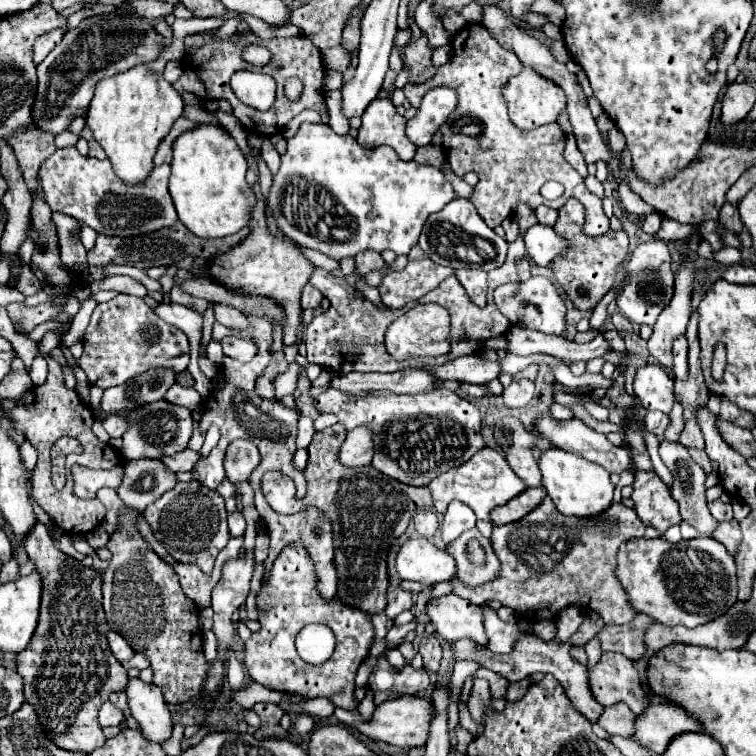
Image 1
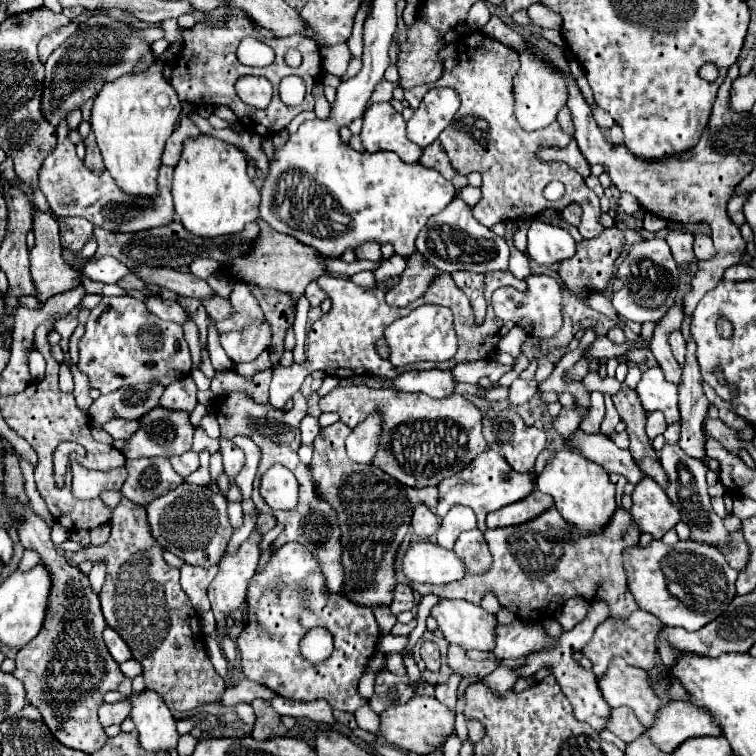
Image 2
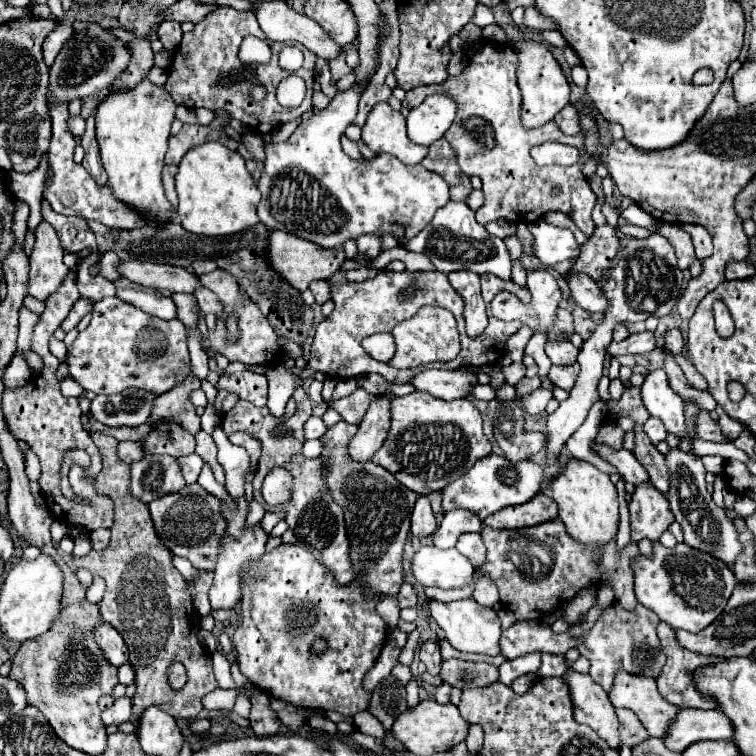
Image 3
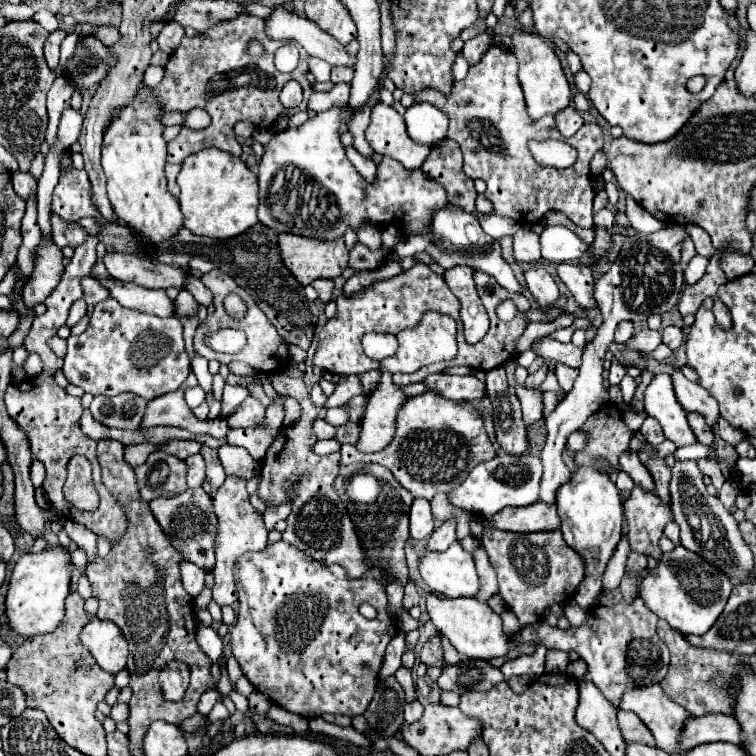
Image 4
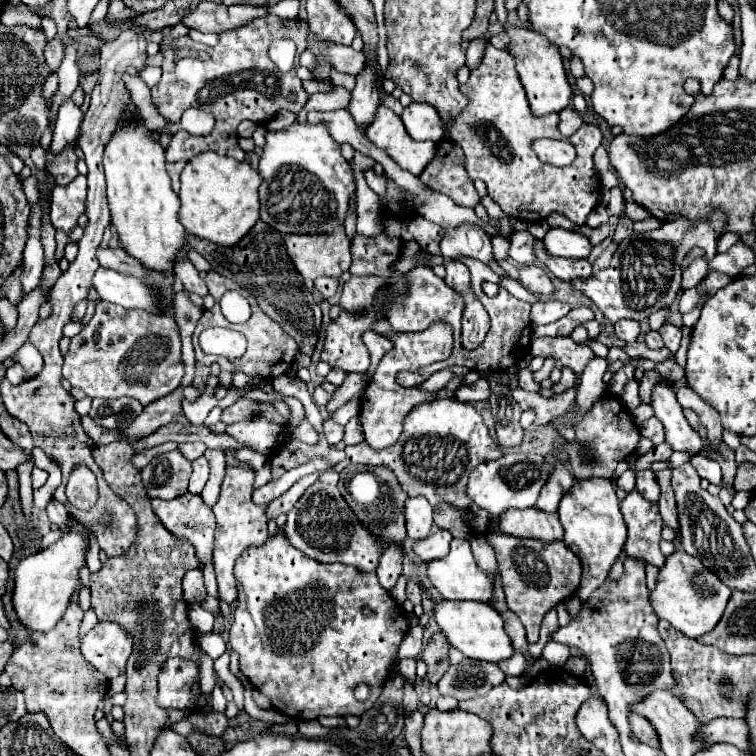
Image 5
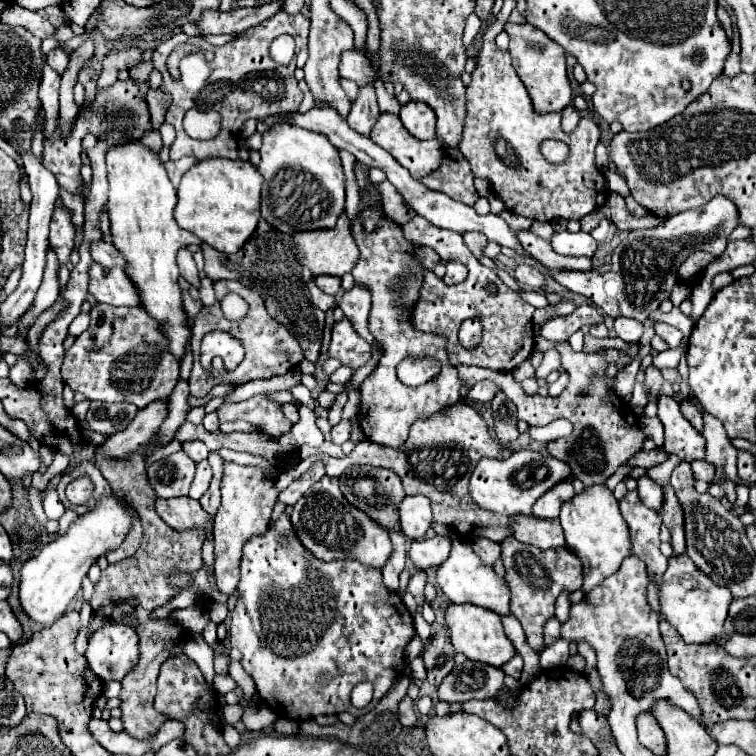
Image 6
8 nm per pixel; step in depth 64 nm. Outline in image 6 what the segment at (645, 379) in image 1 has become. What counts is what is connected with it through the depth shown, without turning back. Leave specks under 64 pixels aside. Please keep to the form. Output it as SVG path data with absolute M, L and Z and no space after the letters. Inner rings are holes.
M658 396L658 418L664 424L664 450L668 454L676 454L686 462L704 458L704 436L682 416L680 402L674 396Z

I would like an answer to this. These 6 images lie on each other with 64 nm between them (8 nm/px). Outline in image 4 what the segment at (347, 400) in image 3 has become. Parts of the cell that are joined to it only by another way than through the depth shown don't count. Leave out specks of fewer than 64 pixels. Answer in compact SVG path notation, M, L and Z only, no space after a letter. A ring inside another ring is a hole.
M358 394L358 396L354 396L348 404L344 404L344 406L342 406L342 408L348 412L350 422L360 422L360 418L364 416L366 402L368 402L368 396L366 396L366 394Z

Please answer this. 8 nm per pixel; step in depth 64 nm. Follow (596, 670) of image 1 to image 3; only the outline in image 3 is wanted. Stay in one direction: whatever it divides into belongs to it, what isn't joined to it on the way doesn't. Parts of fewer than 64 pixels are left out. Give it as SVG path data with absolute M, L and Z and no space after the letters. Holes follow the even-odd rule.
M616 672L616 682L612 684L608 698L614 708L630 708L650 736L664 738L668 722L676 716L676 706L666 702L658 688L656 680L650 676L632 676L630 672Z

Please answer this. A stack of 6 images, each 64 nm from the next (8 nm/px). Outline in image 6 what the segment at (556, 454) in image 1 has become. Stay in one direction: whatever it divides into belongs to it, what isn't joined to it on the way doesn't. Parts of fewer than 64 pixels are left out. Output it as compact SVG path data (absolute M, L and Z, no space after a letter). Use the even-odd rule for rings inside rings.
M606 484L586 486L580 494L574 494L572 500L562 504L560 524L564 528L566 546L582 560L584 564L584 586L582 590L592 590L604 578L614 574L622 560L630 554L630 534L628 524L618 510L618 500Z

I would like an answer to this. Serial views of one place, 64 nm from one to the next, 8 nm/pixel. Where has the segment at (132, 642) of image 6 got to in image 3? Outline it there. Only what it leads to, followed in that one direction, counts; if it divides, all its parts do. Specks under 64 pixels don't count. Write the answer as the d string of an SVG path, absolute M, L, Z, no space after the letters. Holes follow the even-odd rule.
M104 622L96 630L96 642L100 644L104 656L108 658L108 662L112 666L122 666L128 660L128 648L126 648L122 636L110 624Z

